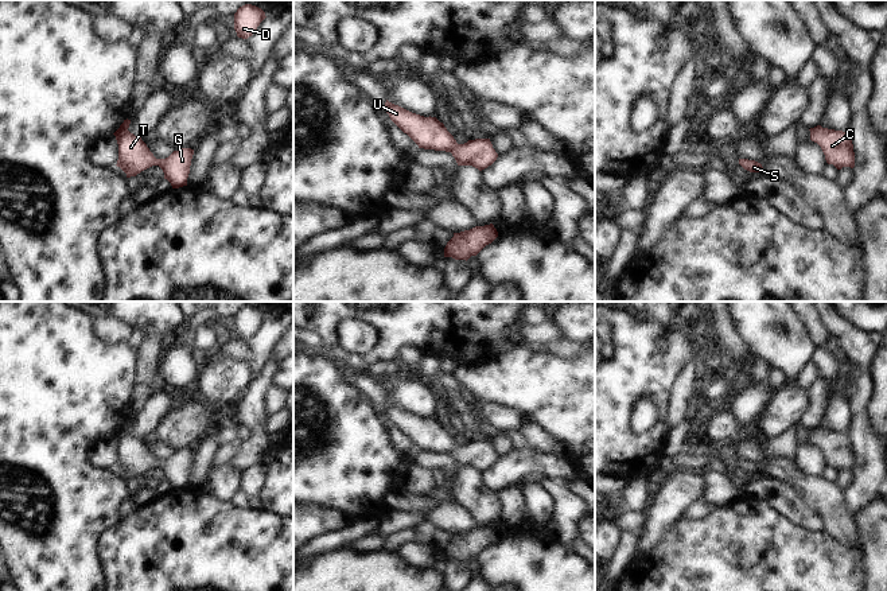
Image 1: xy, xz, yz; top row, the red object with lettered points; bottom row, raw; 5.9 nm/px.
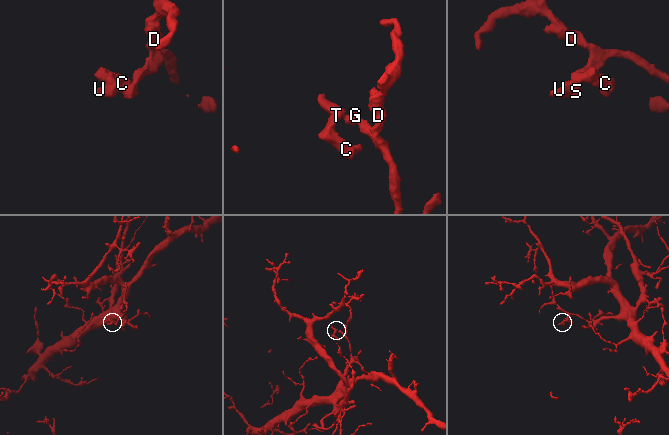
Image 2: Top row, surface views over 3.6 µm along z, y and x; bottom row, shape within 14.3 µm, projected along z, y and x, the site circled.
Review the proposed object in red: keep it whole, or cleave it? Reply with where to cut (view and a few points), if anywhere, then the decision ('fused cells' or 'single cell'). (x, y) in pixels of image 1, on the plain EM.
cut none; single cell

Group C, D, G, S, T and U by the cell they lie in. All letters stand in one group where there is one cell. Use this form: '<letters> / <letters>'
C D G S T U

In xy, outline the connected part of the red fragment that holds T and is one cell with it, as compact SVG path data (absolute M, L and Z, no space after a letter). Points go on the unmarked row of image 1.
M124 421L113 435L118 446L116 467L127 475L127 479L136 478L152 467L159 467L164 474L164 481L171 485L172 490L187 487L194 451L180 450L166 460L156 460L141 439L128 432L129 425L131 421Z

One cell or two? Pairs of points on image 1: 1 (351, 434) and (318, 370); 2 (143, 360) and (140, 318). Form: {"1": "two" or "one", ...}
{"1": "one", "2": "two"}

